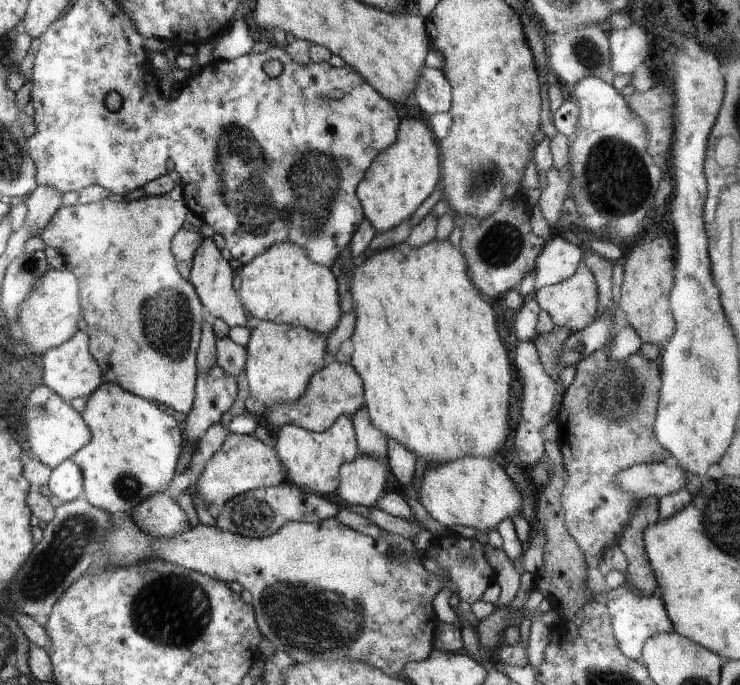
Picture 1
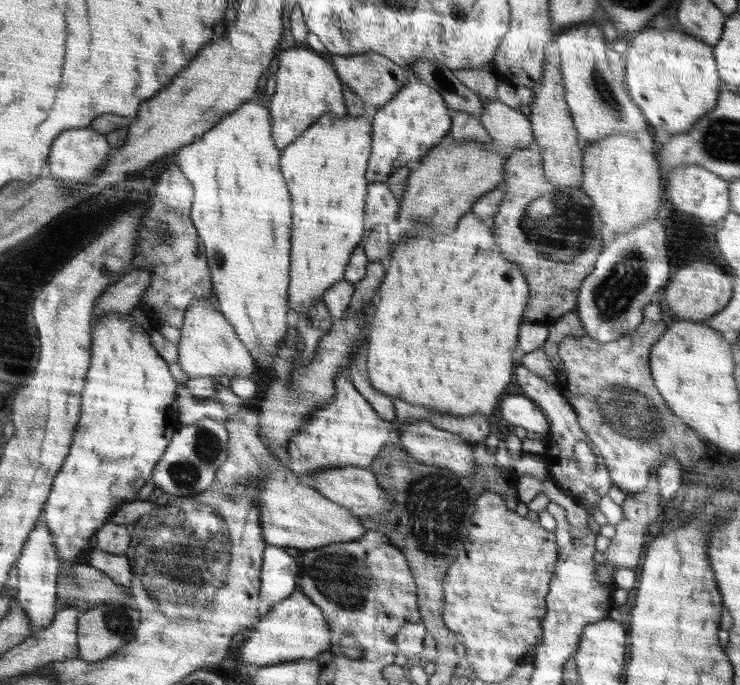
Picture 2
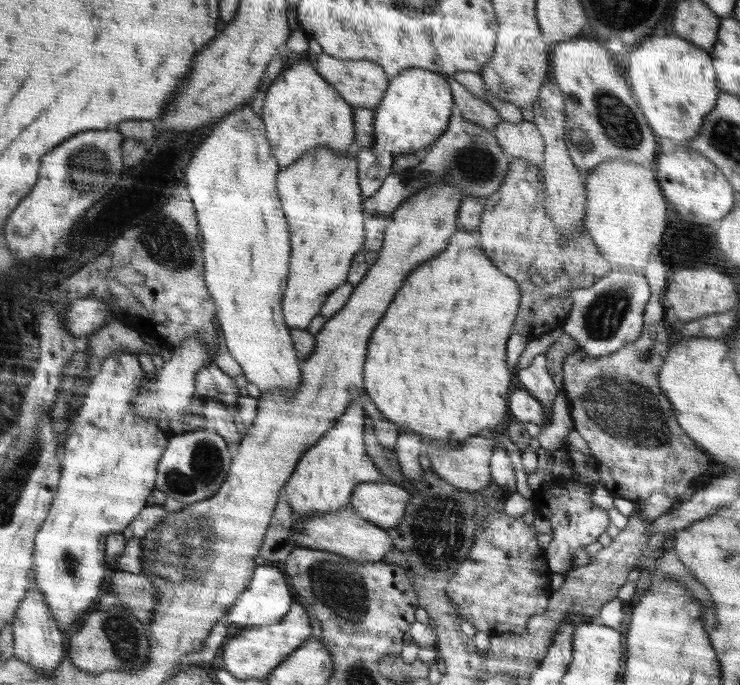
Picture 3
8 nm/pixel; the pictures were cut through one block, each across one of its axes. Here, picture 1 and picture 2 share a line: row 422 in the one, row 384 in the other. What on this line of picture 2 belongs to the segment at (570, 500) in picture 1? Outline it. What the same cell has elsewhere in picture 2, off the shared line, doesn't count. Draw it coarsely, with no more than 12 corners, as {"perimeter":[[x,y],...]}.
{"perimeter":[[664,321],[560,341],[555,387],[626,494],[706,450],[650,376]]}

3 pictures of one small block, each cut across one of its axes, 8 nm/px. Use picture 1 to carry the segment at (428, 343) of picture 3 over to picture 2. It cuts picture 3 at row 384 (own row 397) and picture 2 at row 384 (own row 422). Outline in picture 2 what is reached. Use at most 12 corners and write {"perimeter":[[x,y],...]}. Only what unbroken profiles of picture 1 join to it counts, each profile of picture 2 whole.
{"perimeter":[[472,211],[396,242],[368,326],[388,396],[493,412],[529,284]]}

